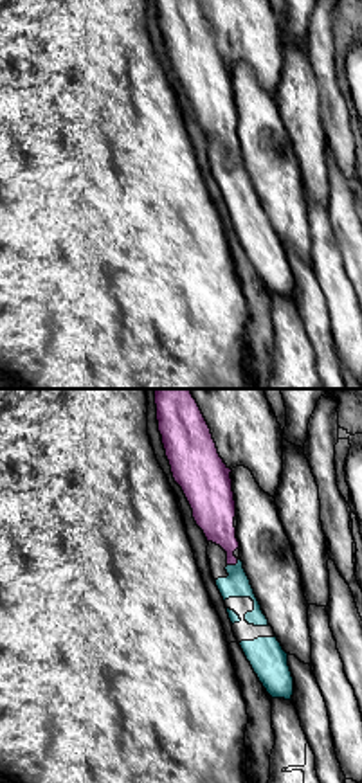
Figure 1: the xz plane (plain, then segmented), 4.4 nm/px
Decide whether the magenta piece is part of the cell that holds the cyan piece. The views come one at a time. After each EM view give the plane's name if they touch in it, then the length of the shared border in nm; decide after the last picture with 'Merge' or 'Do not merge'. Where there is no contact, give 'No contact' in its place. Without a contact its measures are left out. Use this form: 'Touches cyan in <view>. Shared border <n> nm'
Touches cyan in xz. Shared border 60 nm

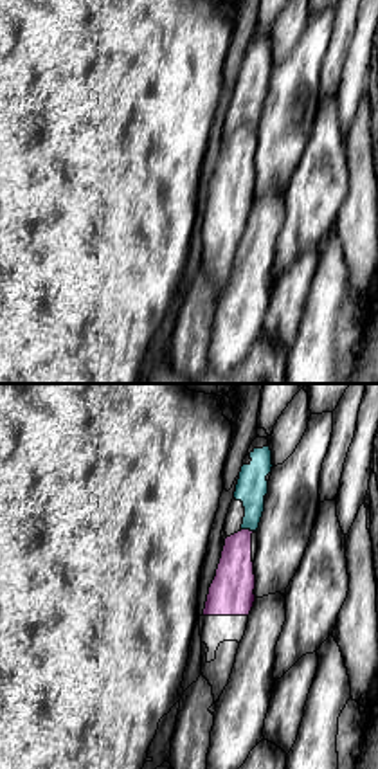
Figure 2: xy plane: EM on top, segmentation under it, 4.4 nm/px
Touches cyan in xy. Shared border 60 nm

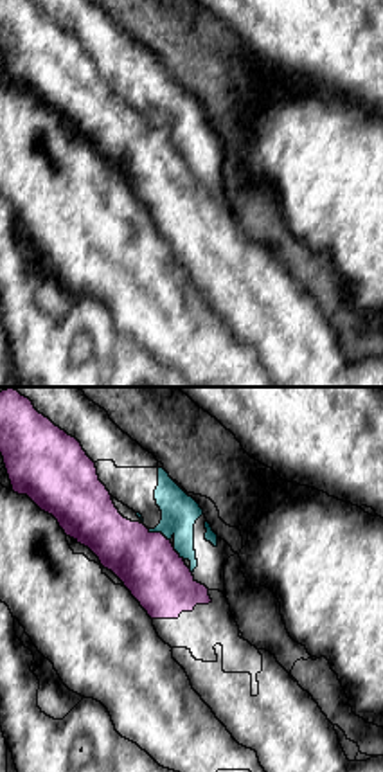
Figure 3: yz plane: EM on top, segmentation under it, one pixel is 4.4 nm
Touches cyan in yz. Shared border 120 nm

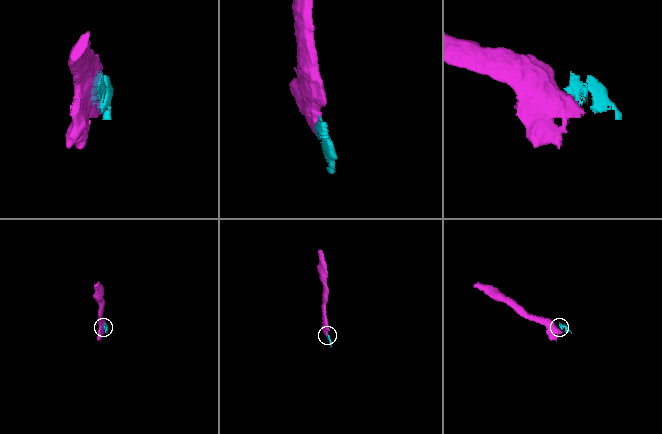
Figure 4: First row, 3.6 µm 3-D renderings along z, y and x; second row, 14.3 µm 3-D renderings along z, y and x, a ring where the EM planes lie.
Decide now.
Do not merge

